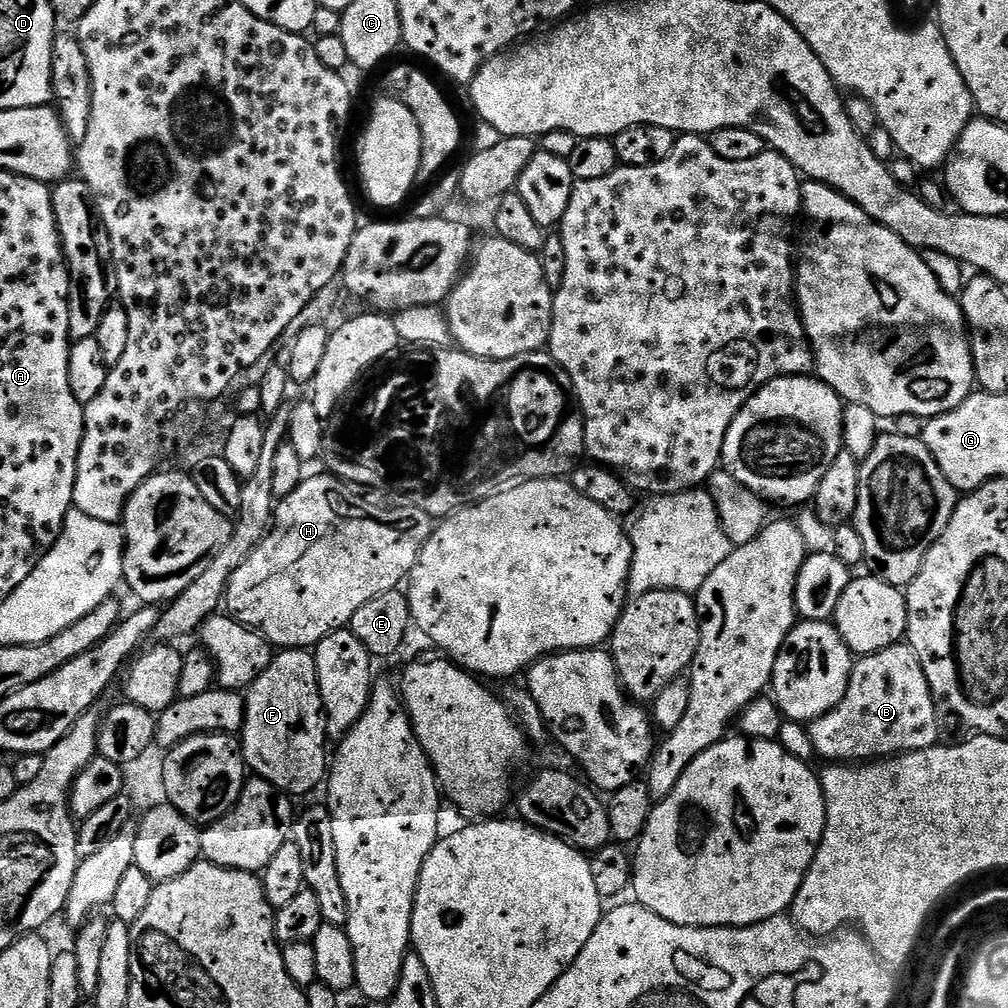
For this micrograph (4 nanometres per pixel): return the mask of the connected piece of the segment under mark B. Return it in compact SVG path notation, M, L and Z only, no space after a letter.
M901 642L891 644L889 648L884 648L881 652L859 657L852 665L852 677L850 678L848 689L842 698L842 702L838 702L838 706L831 708L826 715L811 721L807 725L807 728L808 740L812 743L813 750L824 759L824 762L872 762L877 758L891 758L905 752L917 752L923 748L933 747L939 741L936 739L940 736L940 724L942 724L942 720L941 717L936 715L936 703L932 697L930 686L926 682L926 674L918 662L918 654L914 654L914 650L906 642Z

